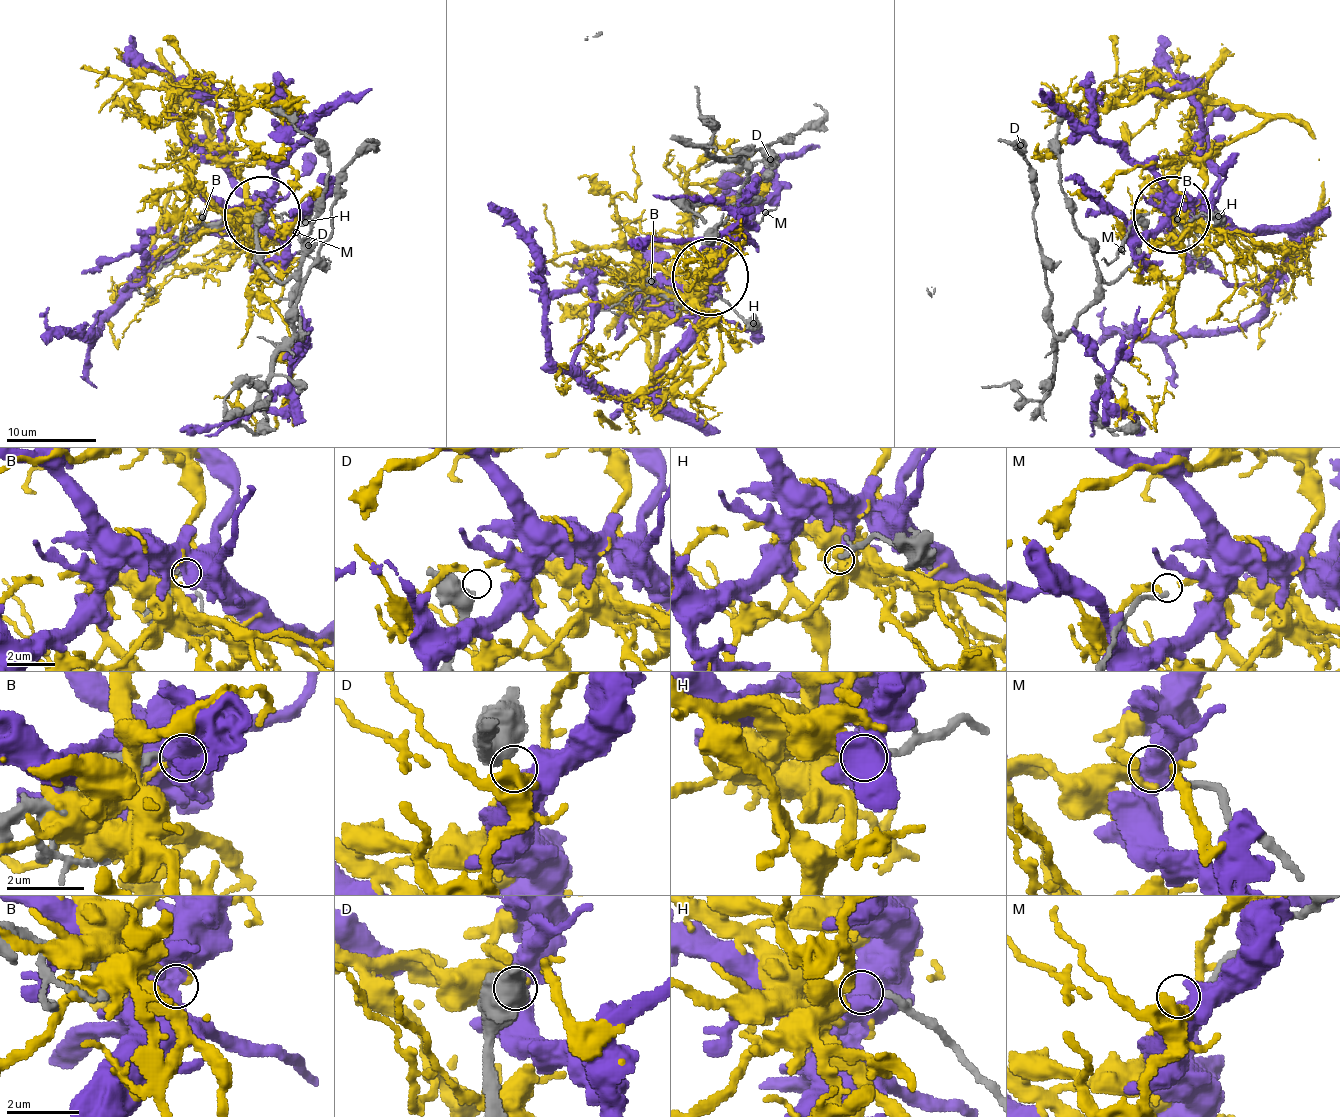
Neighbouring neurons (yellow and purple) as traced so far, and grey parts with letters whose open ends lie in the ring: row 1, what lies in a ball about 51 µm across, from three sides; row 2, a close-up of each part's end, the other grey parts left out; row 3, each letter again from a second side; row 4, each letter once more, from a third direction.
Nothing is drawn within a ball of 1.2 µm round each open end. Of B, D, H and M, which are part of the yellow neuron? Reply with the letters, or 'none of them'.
none of them

